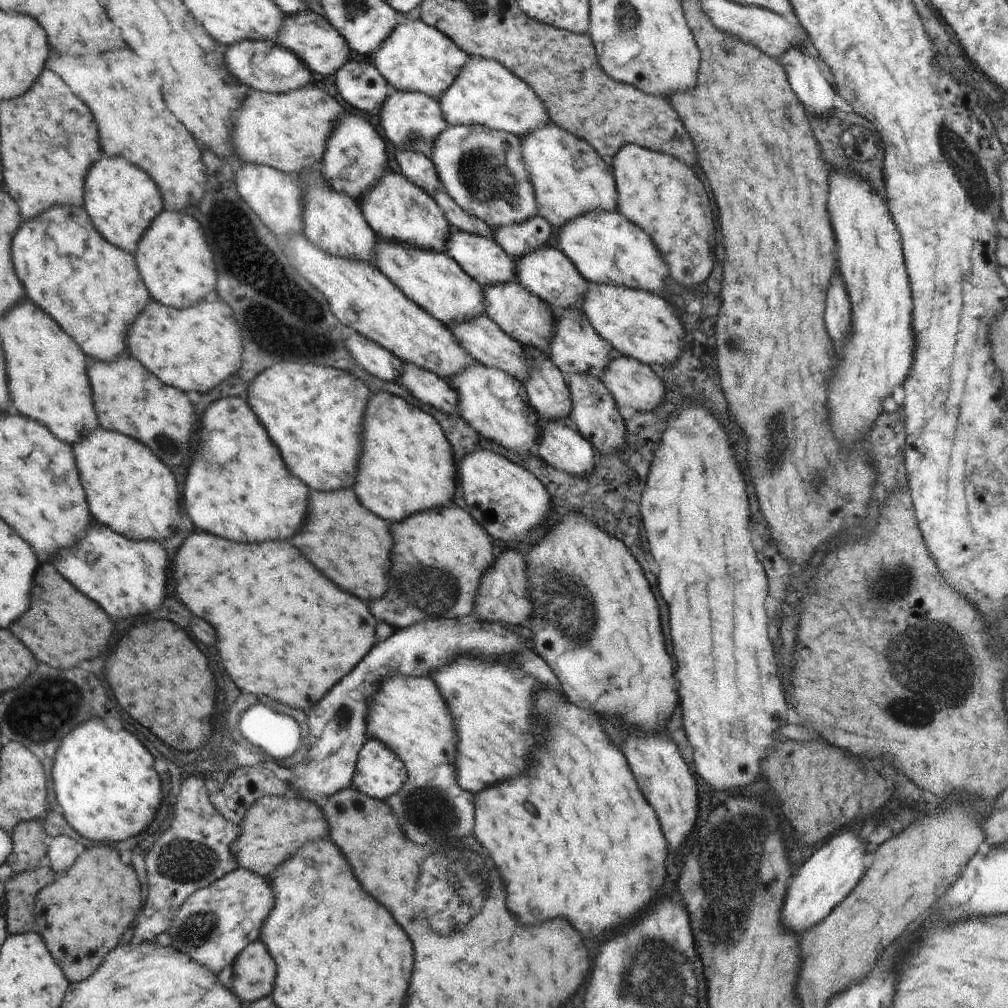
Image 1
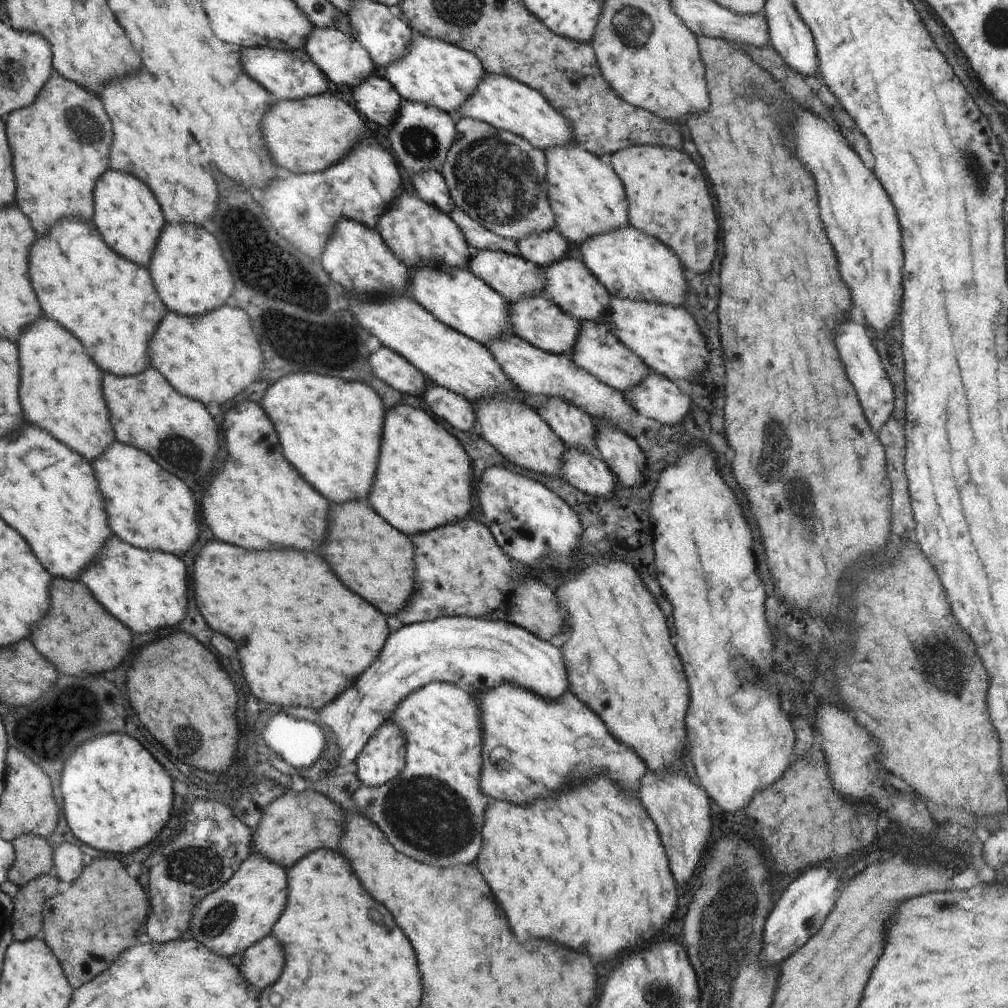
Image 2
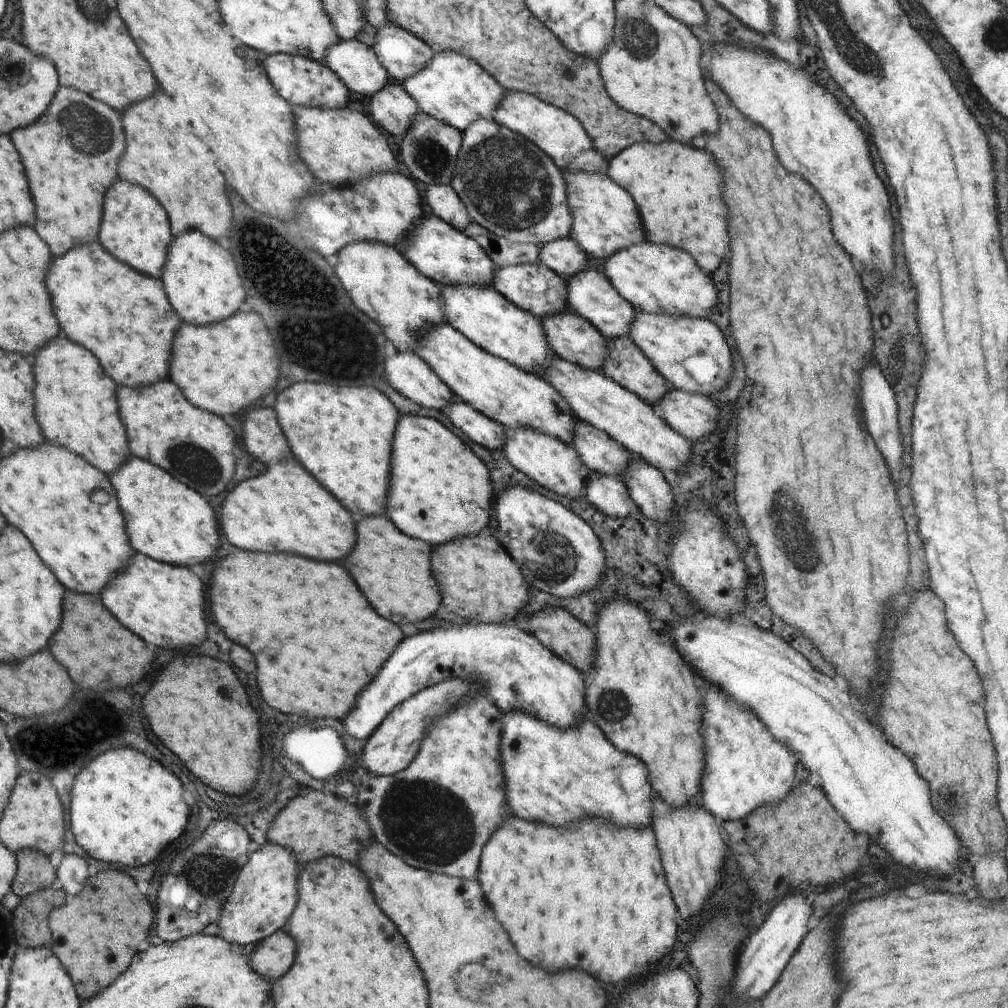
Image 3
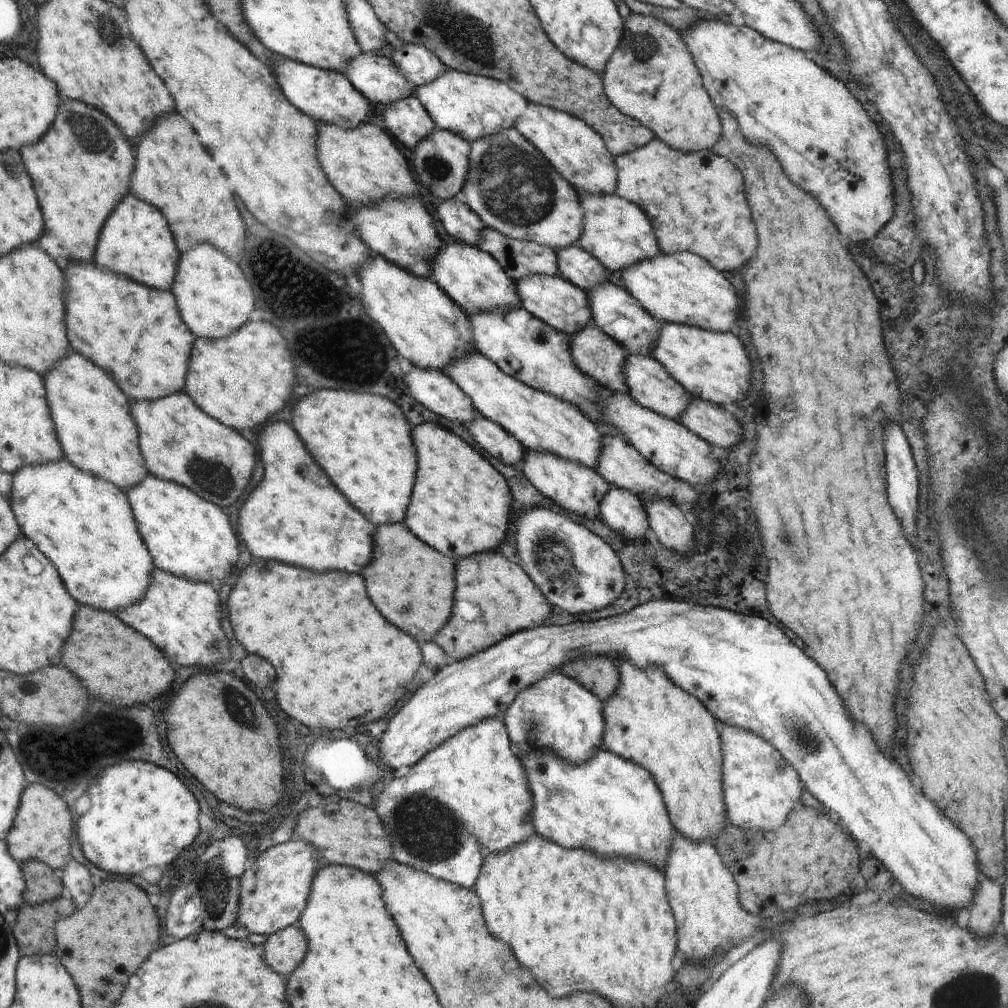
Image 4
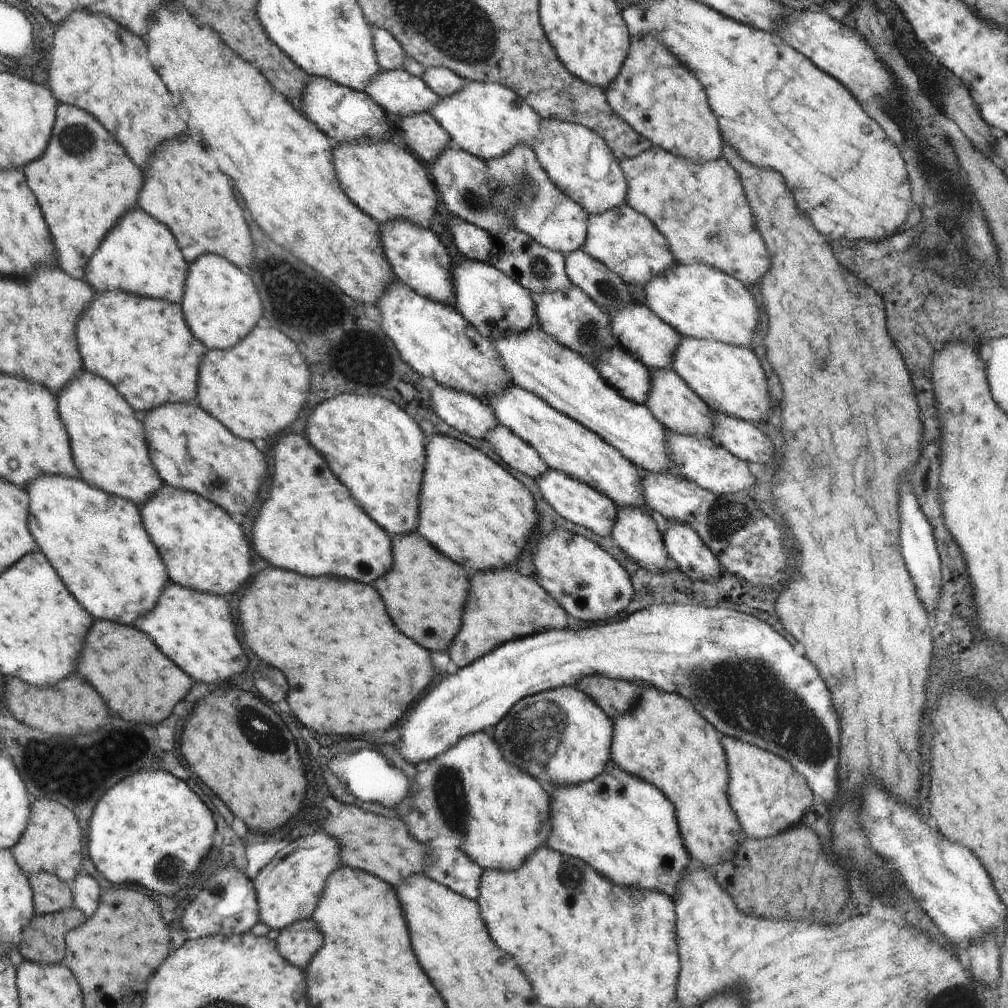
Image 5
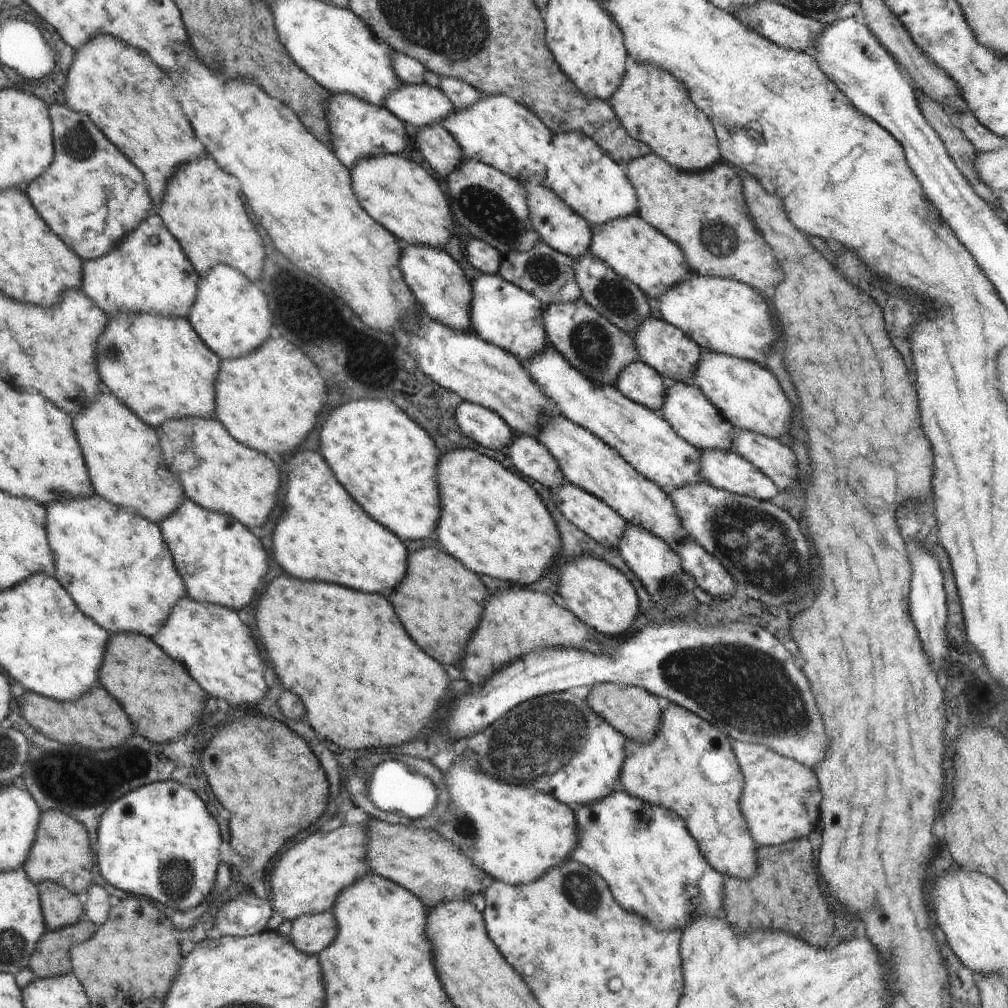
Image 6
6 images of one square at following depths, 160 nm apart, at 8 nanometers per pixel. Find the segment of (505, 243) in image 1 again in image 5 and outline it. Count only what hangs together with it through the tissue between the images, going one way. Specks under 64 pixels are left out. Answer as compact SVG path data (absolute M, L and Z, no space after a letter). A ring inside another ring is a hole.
M582 248L565 255L565 271L570 282L585 292L602 312L615 313L634 301L627 284Z

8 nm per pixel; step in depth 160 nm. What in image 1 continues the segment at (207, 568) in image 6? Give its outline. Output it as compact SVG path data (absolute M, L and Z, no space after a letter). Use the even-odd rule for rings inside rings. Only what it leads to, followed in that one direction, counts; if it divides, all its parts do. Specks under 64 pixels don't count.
M98 426L71 447L95 521L132 540L160 540L174 534L174 520L180 516L176 478L144 444Z

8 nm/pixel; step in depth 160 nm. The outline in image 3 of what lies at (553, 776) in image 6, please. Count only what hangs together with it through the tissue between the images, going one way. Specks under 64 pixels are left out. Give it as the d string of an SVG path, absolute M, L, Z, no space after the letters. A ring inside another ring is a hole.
M466 622L404 637L380 670L380 676L358 696L343 726L354 738L369 738L395 706L423 688L451 676L464 679L470 675L482 682L498 709L526 713L561 731L580 723L589 712L583 674L542 646L533 634L520 630L515 622L504 625Z

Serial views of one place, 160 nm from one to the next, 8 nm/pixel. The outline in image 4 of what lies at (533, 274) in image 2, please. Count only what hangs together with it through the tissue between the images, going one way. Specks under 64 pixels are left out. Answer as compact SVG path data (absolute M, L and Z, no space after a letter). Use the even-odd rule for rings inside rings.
M530 274L530 276L524 276L524 278L514 281L514 286L516 286L516 294L520 298L521 307L557 332L566 332L566 334L572 336L572 334L576 334L576 332L584 330L586 326L593 324L592 312L590 312L590 306L588 306L587 292L572 284L570 280L559 275Z

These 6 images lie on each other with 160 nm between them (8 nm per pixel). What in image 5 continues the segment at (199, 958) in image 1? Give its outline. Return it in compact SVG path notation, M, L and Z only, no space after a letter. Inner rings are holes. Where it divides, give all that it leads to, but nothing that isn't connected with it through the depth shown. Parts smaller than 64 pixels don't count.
M322 829L284 846L252 880L258 899L260 922L266 923L271 929L282 930L293 922L312 919L327 878L340 867L340 843Z

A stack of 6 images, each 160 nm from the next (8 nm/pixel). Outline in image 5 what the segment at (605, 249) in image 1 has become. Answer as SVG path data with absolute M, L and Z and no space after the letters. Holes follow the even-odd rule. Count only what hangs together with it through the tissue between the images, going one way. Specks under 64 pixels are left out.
M675 263L670 270L649 281L644 289L648 308L666 324L676 329L682 337L713 340L735 347L752 348L752 338L758 328L758 308L750 292L736 278L730 278L728 274L704 263L691 265Z

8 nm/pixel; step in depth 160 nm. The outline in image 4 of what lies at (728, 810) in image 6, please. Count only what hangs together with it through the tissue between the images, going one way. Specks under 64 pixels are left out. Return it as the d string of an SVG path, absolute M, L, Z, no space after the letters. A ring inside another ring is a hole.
M614 659L614 666L620 672L620 686L616 692L600 700L602 704L602 718L604 718L604 732L602 732L602 745L612 754L626 760L638 762L644 766L662 794L662 802L668 814L670 823L682 836L688 840L712 840L726 828L728 822L724 794L722 792L722 748L720 748L720 731L718 722L708 712L704 704L693 696L674 686L666 672L654 668L636 668L628 660Z

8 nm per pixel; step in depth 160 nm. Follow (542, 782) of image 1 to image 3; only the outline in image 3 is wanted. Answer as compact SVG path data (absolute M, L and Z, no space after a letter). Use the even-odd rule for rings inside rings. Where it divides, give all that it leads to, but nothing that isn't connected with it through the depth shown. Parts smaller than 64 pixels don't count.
M511 817L483 846L478 882L496 920L508 932L518 954L528 962L558 972L582 968L606 984L624 984L634 976L648 976L650 964L668 956L679 930L677 906L664 880L661 854L652 828L619 828L593 817L570 830Z

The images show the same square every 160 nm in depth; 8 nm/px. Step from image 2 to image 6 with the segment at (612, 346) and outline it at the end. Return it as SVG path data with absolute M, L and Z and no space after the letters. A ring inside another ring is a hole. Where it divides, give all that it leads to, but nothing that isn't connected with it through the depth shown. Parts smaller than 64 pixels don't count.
M668 382L664 404L660 415L666 422L692 446L701 451L732 450L733 424L729 423L720 411L706 398L696 385L683 382Z

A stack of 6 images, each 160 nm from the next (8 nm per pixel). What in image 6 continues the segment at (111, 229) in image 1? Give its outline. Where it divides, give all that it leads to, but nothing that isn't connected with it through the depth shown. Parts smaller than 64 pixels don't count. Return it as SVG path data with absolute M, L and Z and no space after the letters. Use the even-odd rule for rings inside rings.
M156 213L144 221L130 235L126 236L110 255L99 259L84 261L83 286L80 288L108 317L121 313L146 313L164 315L188 320L196 303L200 276L191 259L183 251L182 245L166 226L161 216Z

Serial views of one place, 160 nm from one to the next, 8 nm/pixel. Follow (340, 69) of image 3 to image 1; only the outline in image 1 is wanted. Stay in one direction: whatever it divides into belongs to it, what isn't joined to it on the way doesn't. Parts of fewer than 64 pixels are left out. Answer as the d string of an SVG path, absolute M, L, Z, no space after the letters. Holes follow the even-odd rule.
M308 8L296 12L296 14L284 14L282 18L282 28L278 30L278 38L276 42L294 52L298 59L304 62L312 74L318 73L322 76L334 75L340 66L349 60L350 48L346 44L346 40L342 38L332 26L330 26L326 18L312 12Z

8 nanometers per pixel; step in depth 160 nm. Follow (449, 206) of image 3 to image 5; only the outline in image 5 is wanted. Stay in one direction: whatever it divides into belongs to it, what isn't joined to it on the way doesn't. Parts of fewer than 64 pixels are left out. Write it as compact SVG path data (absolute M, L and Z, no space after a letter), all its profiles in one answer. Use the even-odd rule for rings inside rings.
M458 219L452 223L451 233L459 252L467 259L486 263L490 258L493 242L485 230Z

